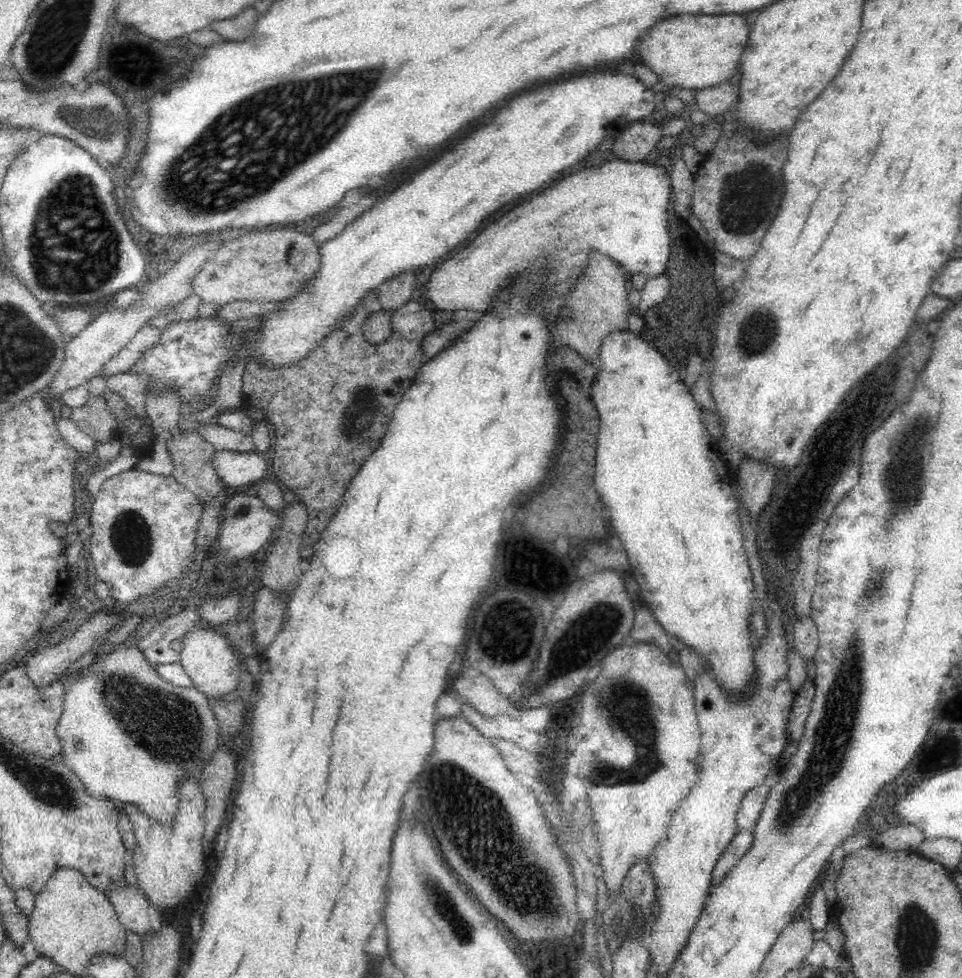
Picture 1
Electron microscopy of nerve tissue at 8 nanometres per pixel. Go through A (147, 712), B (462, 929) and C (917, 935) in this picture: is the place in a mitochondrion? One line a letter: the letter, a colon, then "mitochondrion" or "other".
A: mitochondrion
B: mitochondrion
C: mitochondrion

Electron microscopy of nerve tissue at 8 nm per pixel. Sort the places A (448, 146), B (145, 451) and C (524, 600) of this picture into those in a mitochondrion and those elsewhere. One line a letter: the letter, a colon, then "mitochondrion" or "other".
A: other
B: other
C: other

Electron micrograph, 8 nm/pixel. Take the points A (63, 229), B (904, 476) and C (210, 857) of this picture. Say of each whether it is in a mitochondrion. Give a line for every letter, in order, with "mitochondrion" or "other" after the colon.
A: mitochondrion
B: mitochondrion
C: other

